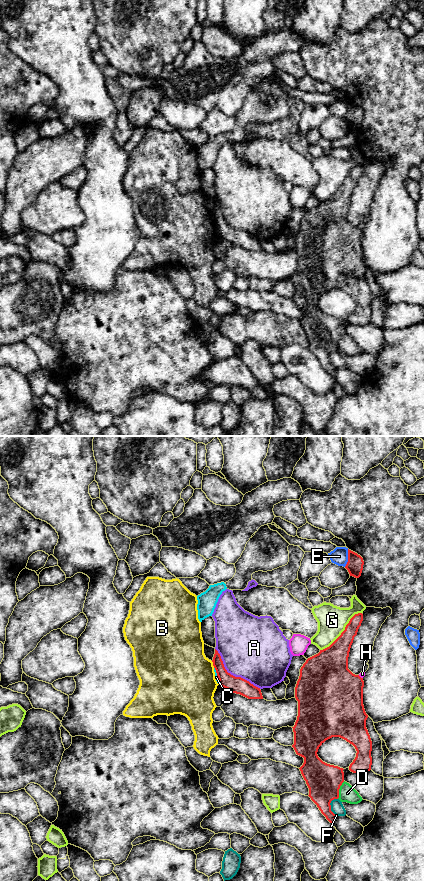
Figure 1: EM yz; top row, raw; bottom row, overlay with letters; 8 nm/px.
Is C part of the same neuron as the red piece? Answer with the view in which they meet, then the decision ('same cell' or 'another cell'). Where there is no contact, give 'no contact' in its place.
contact in yz; another cell

